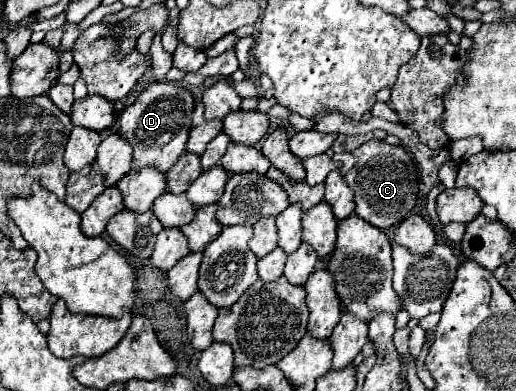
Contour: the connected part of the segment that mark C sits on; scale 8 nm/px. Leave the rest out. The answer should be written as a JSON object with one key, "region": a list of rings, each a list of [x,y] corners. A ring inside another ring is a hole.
{"region":[[[370,140],[352,152],[356,164],[344,176],[354,192],[356,214],[372,226],[386,230],[402,222],[418,198],[418,168],[404,146],[392,146],[384,140]]]}

